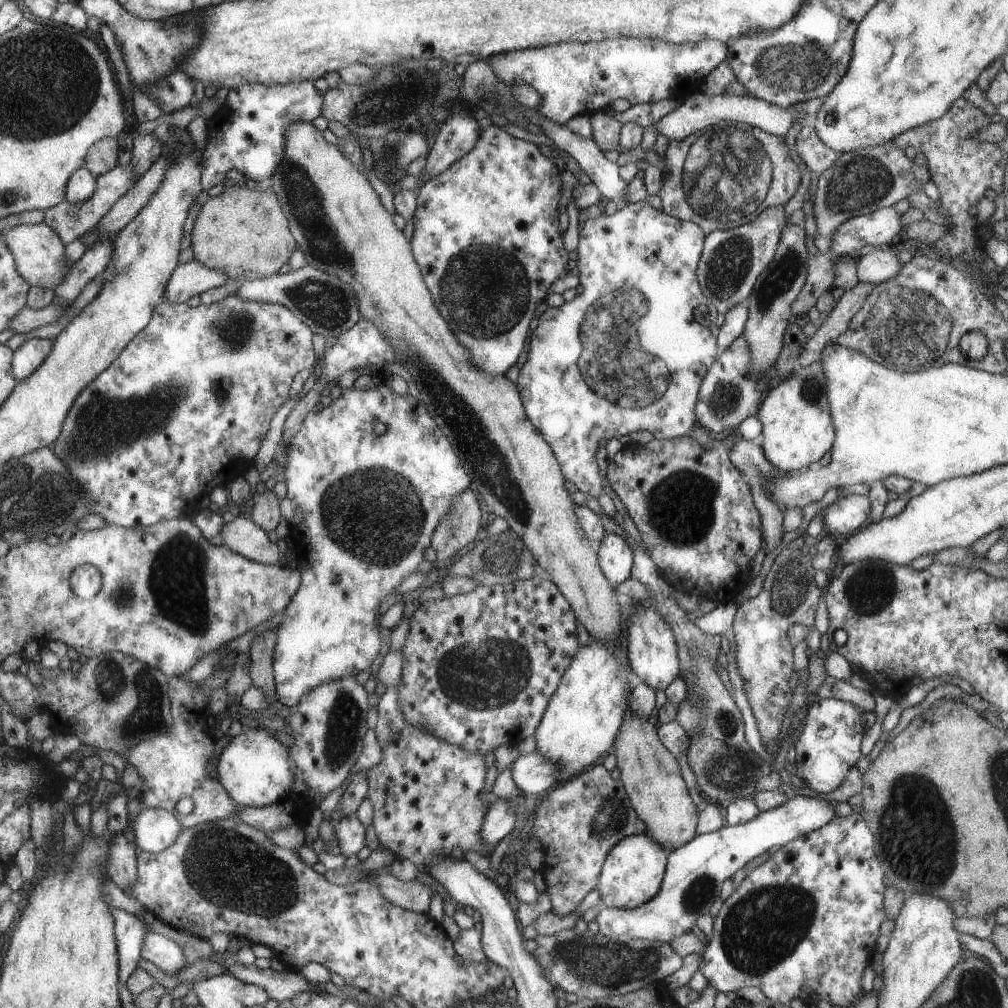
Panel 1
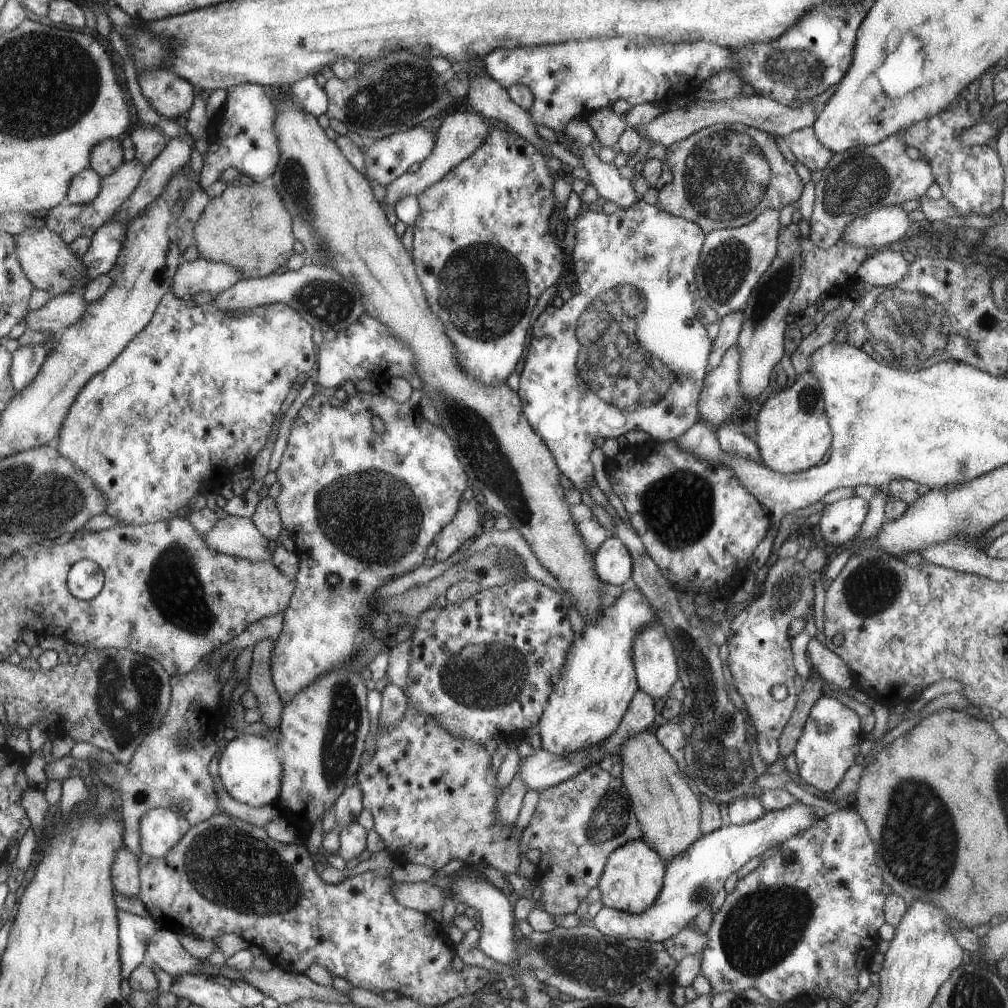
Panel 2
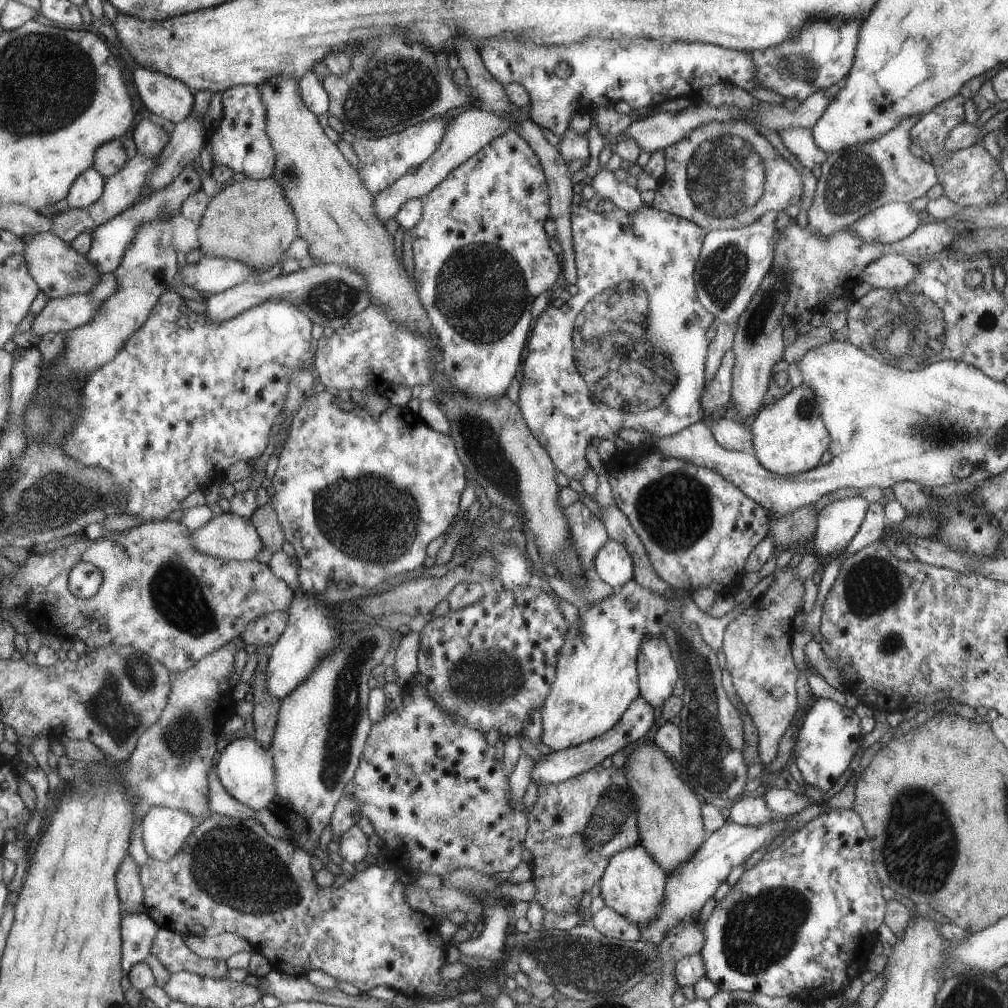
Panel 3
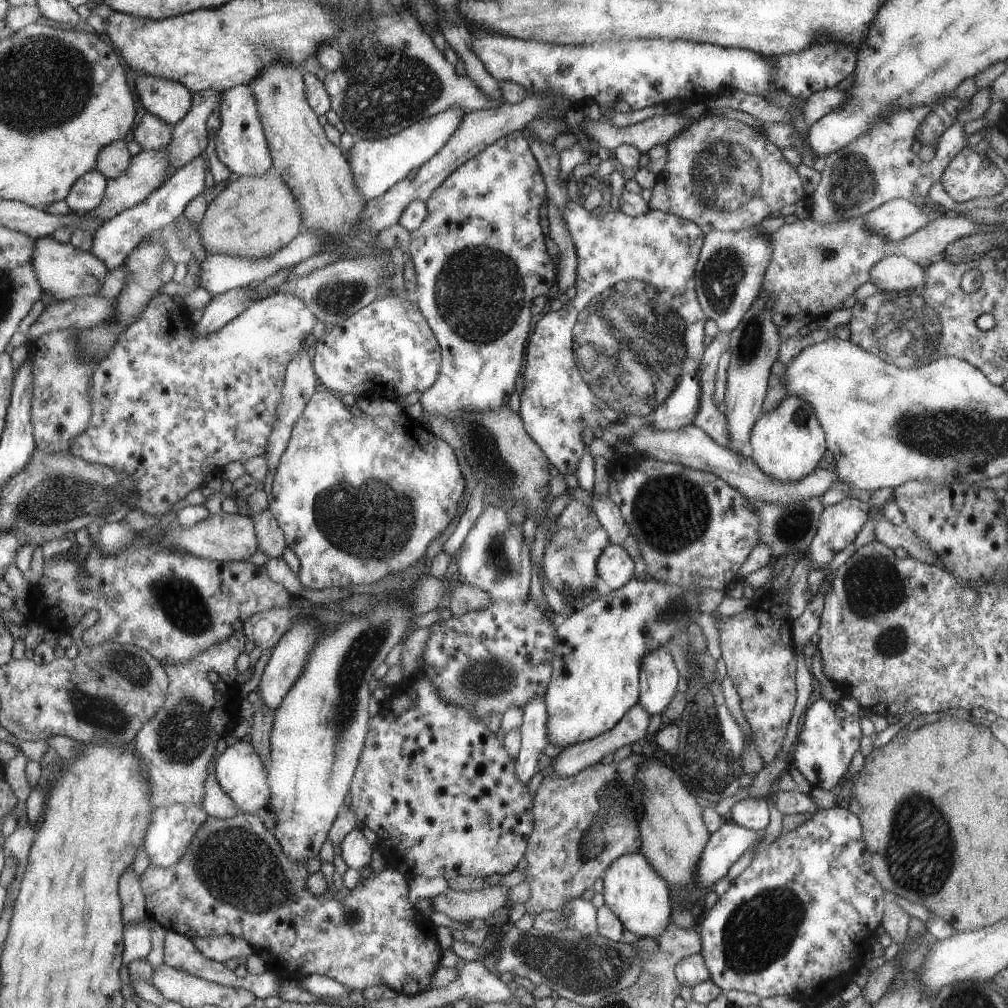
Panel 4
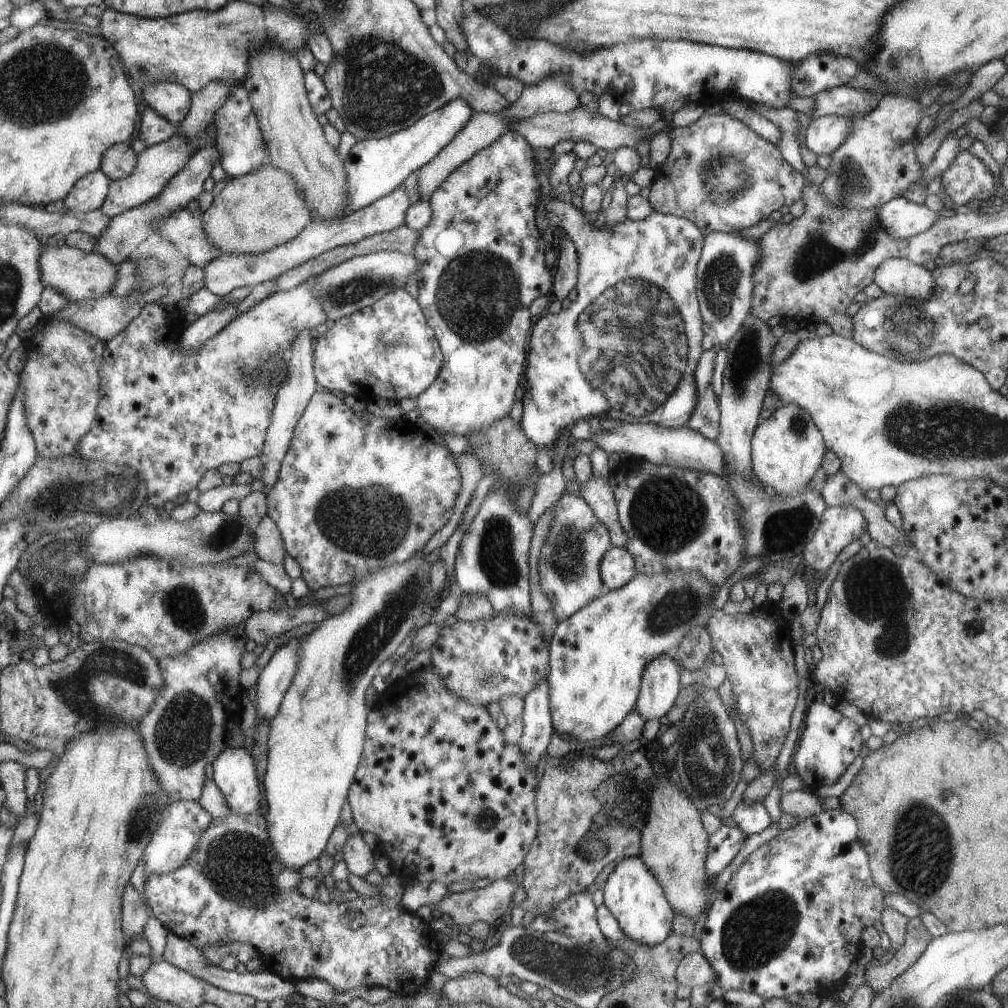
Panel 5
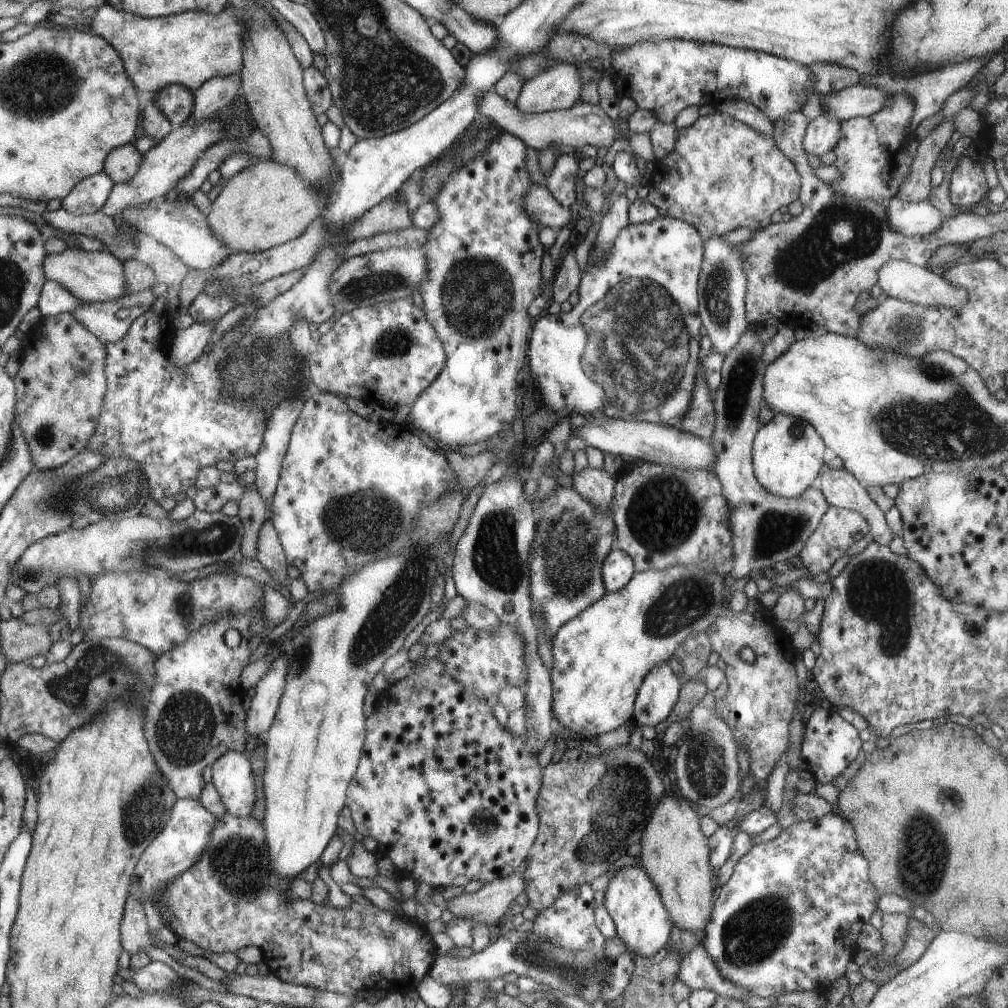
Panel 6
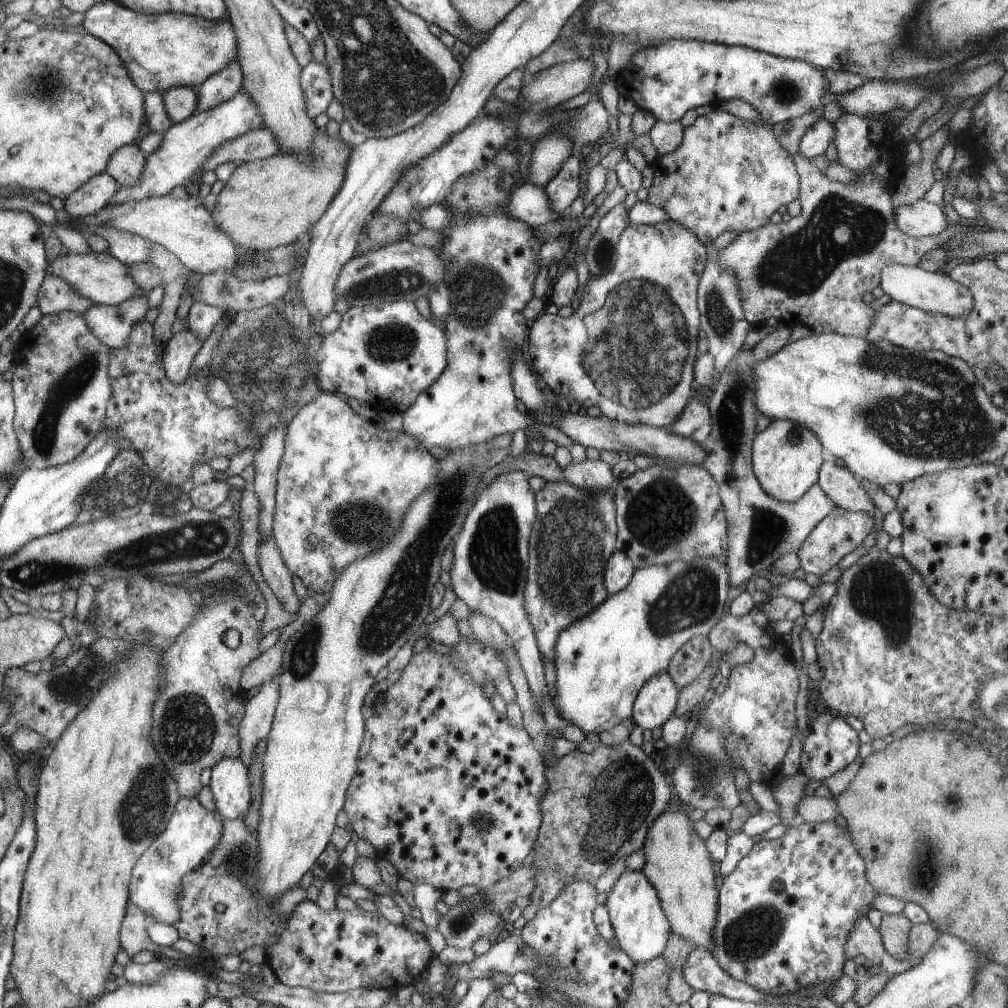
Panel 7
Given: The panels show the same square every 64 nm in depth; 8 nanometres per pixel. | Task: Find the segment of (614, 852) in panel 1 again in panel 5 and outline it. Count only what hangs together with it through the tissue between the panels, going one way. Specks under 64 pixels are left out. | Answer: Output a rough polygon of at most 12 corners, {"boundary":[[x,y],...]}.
{"boundary":[[640,855],[622,858],[602,904],[629,939],[655,946],[674,910]]}

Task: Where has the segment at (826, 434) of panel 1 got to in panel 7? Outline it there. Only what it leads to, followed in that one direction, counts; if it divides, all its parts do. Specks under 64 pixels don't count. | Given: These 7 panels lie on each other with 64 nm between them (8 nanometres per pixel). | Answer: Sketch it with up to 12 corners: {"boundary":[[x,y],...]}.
{"boundary":[[773,419],[752,441],[762,489],[793,502],[819,476],[823,446]]}

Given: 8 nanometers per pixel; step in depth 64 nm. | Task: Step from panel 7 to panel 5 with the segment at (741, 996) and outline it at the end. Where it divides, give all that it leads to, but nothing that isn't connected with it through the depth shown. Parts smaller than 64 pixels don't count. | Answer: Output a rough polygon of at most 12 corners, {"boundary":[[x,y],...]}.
{"boundary":[[700,950],[678,962],[676,981],[689,988],[718,984]]}

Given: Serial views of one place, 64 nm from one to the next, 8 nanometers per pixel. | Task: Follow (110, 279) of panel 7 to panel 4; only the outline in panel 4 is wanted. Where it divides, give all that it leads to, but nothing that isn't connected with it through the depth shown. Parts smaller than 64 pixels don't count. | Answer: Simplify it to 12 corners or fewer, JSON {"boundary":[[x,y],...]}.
{"boundary":[[36,239],[33,262],[57,301],[97,295],[111,272],[97,255]]}

